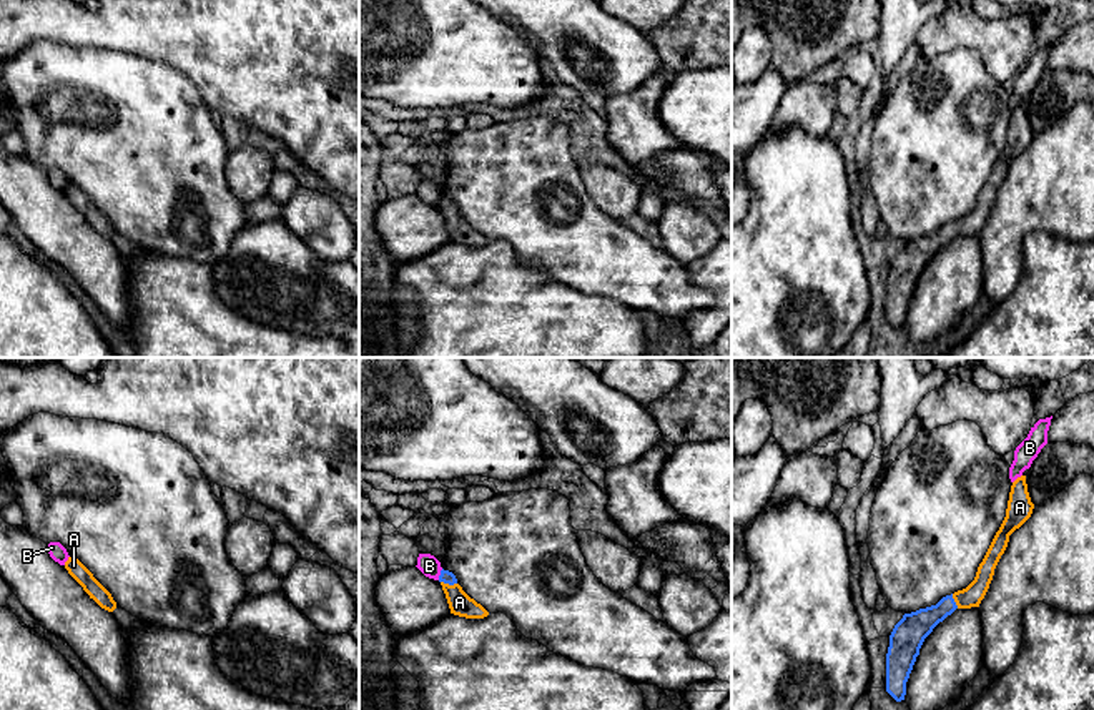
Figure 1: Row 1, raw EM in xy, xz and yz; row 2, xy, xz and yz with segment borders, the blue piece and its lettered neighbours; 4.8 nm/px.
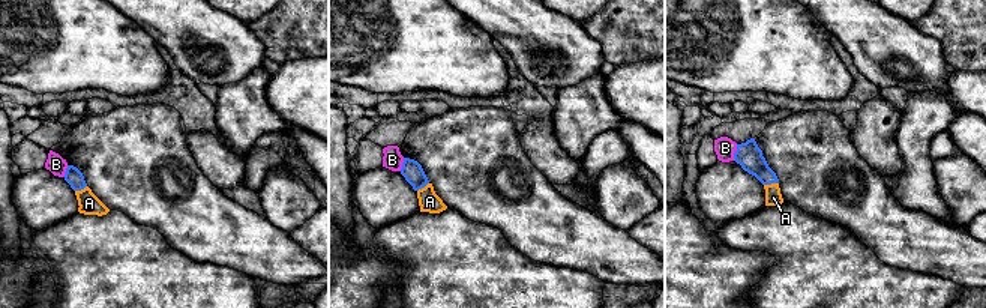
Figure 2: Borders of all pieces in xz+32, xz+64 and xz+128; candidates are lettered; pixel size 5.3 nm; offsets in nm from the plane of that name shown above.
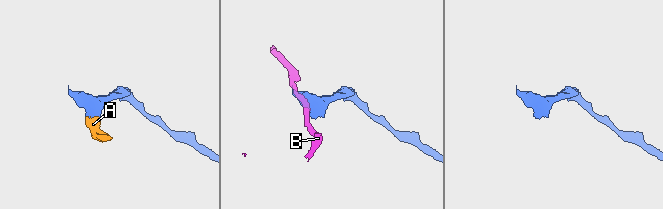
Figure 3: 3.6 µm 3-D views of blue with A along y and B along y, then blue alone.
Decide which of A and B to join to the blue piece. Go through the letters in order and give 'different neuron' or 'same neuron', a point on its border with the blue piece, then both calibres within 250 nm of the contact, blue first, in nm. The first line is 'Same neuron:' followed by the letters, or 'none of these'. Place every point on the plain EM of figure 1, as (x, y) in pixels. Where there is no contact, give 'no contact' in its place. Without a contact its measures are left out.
Same neuron: A
A: same neuron; meets blue in xz at (449, 212); 60 nm thick on the blue side, 110 nm on the other
B: different neuron; meets blue in xz at (441, 202); 60 nm thick on the blue side, 100 nm on the other

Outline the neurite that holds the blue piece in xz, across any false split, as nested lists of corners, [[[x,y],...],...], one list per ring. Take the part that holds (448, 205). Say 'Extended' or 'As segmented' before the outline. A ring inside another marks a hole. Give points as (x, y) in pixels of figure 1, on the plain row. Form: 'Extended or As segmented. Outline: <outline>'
Extended. Outline: [[[442,196],[439,210],[446,221],[451,241],[466,246],[484,246],[489,243],[489,239],[480,231],[477,231],[462,218],[452,200]]]

